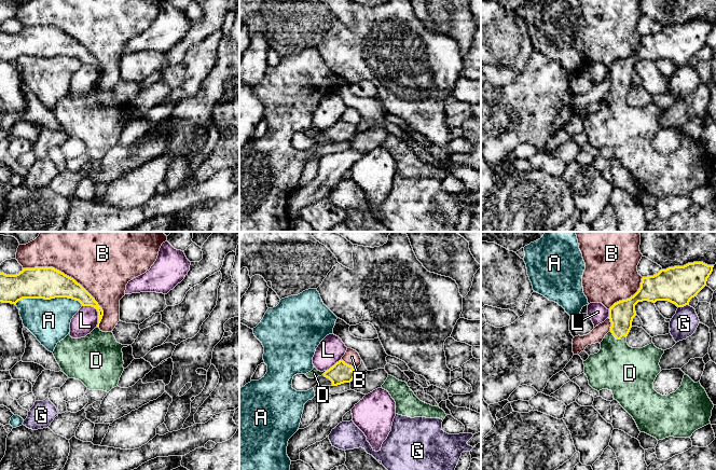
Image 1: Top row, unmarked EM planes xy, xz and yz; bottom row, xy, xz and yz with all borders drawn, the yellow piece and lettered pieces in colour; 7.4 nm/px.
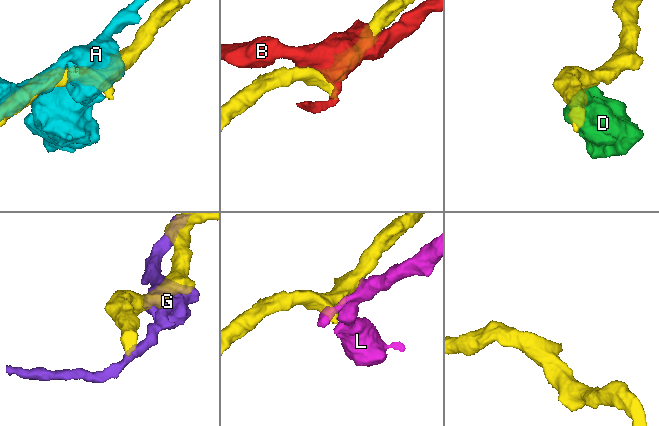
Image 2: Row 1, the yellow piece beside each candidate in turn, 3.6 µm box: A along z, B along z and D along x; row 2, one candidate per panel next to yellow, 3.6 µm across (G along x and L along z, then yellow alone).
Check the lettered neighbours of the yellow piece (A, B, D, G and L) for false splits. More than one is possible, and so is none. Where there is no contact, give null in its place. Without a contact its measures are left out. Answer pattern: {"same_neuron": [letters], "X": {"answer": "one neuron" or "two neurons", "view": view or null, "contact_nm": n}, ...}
{"same_neuron": ["D"], "A": {"answer": "two neurons", "view": "xy", "contact_nm": 500}, "B": {"answer": "two neurons", "view": "xy", "contact_nm": 750}, "D": {"answer": "one neuron", "view": "yz", "contact_nm": 140}, "G": {"answer": "two neurons", "view": "yz", "contact_nm": 80}, "L": {"answer": "two neurons", "view": "xy", "contact_nm": 200}}

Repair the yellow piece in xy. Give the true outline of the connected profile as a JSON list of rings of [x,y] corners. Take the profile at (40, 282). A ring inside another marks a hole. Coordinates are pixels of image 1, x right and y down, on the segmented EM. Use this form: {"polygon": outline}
{"polygon": [[[53,267],[23,268],[16,275],[0,272],[0,302],[16,304],[23,299],[68,298],[79,301],[82,306],[95,307],[98,324],[104,310],[95,299],[73,278]]]}

